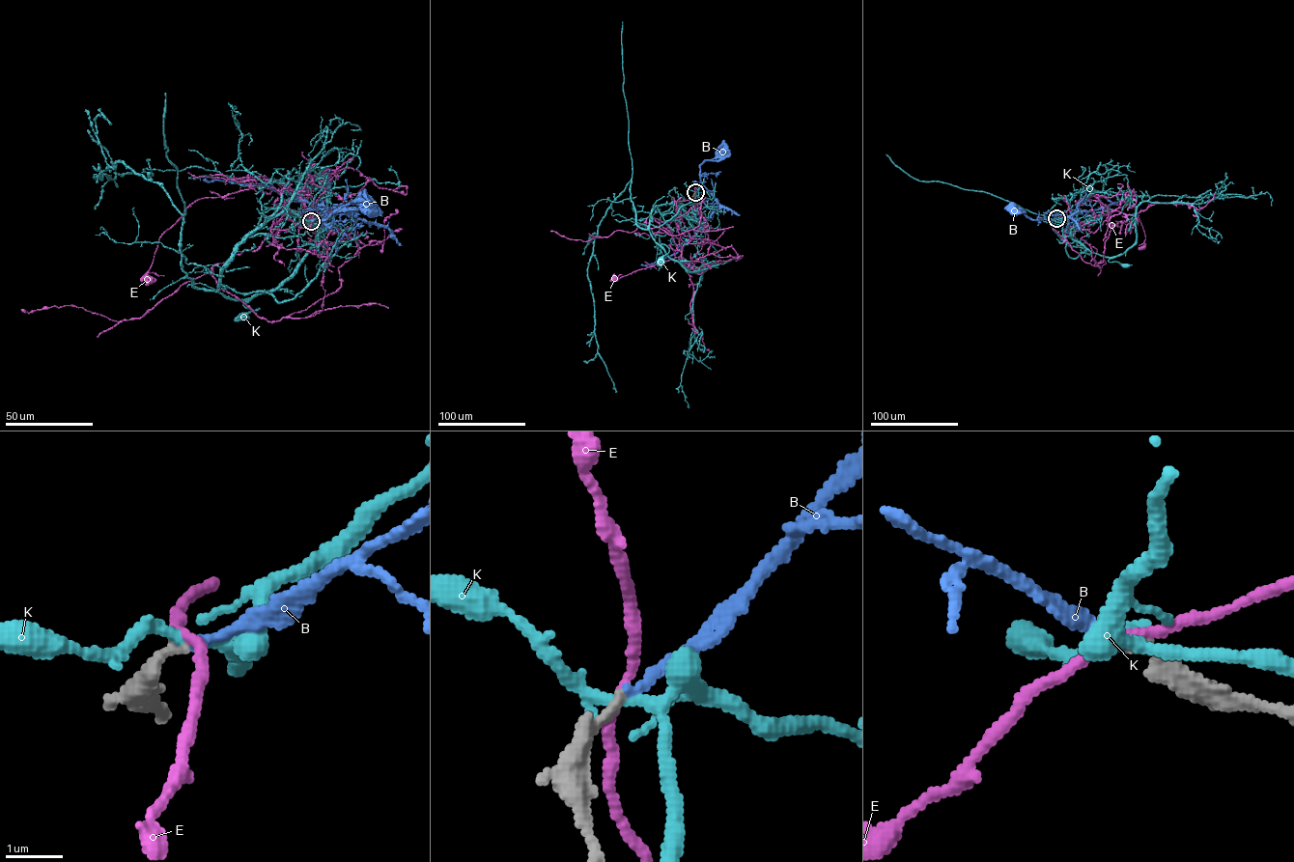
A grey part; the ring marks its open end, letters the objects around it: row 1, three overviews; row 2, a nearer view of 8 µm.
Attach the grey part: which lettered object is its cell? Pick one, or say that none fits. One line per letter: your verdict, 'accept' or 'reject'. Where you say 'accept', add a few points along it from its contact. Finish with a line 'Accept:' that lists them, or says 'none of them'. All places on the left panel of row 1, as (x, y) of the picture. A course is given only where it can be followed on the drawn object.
B: accept; course (311, 221), (327, 214), (322, 225), (322, 221), (349, 204), (362, 203), (368, 208)
E: reject
K: reject
Accept: B

